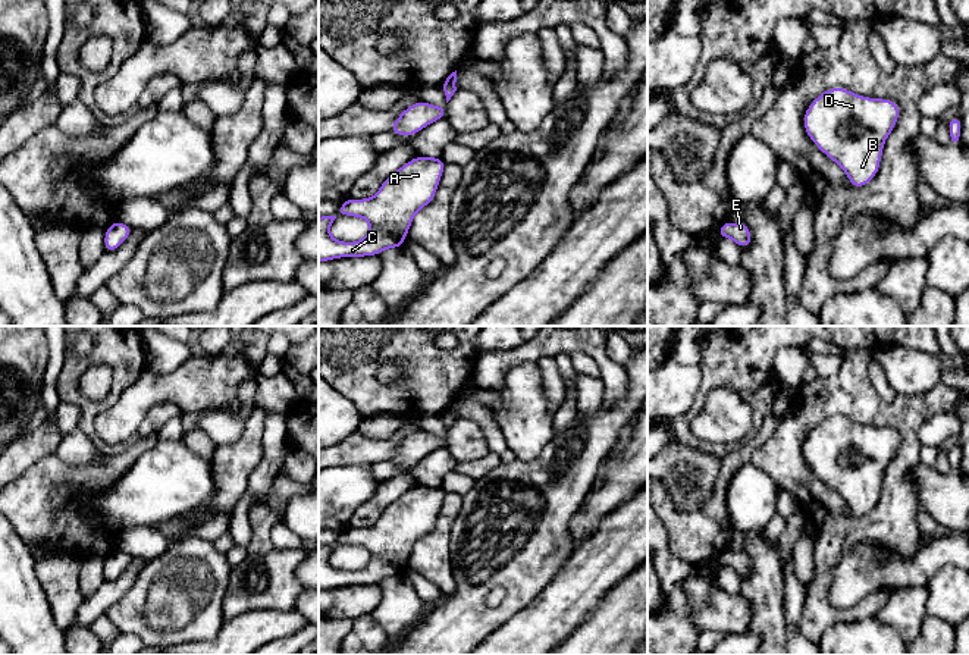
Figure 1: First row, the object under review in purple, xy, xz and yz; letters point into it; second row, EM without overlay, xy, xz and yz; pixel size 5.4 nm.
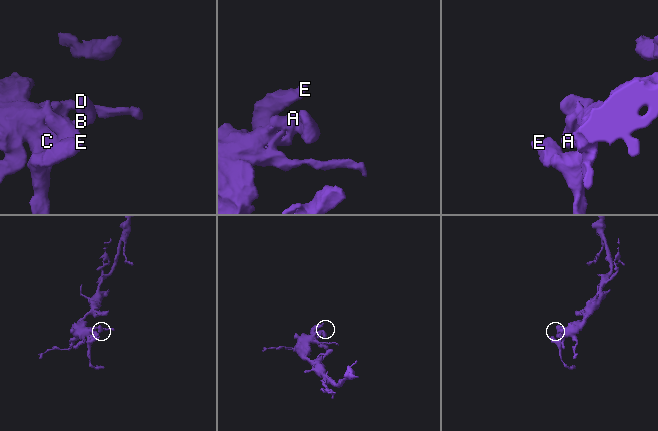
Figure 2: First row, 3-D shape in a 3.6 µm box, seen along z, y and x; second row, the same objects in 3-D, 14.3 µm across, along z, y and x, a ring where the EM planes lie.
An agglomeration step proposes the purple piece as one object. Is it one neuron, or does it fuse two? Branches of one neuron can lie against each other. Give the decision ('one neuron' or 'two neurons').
one neuron

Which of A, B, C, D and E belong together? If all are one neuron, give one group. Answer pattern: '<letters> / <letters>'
A B C D E

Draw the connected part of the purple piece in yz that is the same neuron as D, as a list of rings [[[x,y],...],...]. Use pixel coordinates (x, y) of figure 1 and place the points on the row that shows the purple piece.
[[[843,87],[819,94],[803,116],[805,131],[813,144],[847,175],[853,188],[868,185],[878,173],[885,140],[894,131],[900,106],[887,98],[857,95]]]

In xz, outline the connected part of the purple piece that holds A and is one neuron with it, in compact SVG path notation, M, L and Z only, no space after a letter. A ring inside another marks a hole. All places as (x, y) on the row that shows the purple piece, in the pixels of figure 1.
M417 154L391 173L373 197L346 198L336 216L319 217L319 263L402 248L415 213L435 200L445 166L440 157ZM338 216L366 219L370 223L369 234L354 242L332 238L329 229Z

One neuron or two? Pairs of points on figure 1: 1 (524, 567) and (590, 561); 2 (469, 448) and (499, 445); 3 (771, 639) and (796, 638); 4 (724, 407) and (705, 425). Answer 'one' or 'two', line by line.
1: two
2: two
3: two
4: one

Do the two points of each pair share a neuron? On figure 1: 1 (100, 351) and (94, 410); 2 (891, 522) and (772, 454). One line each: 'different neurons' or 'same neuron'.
1: same neuron
2: same neuron

